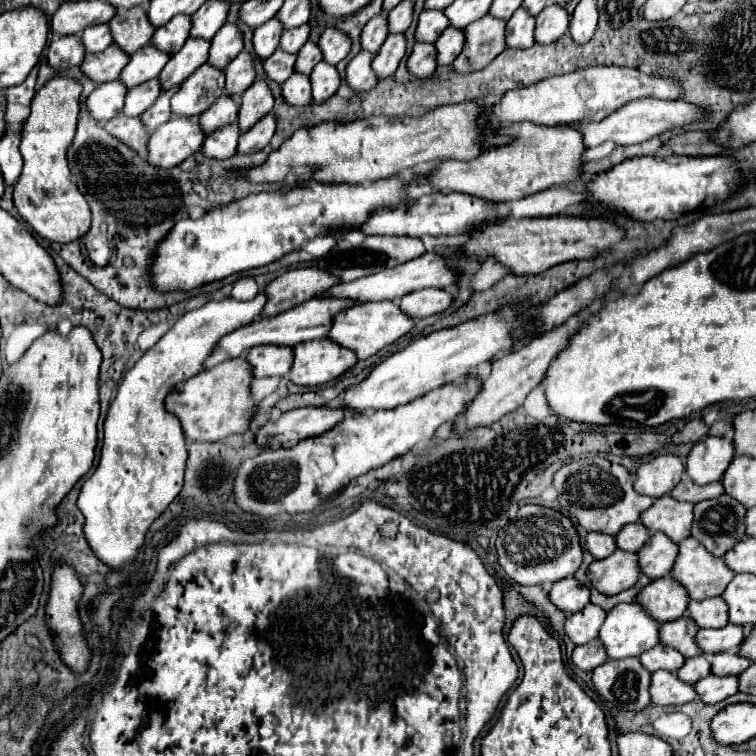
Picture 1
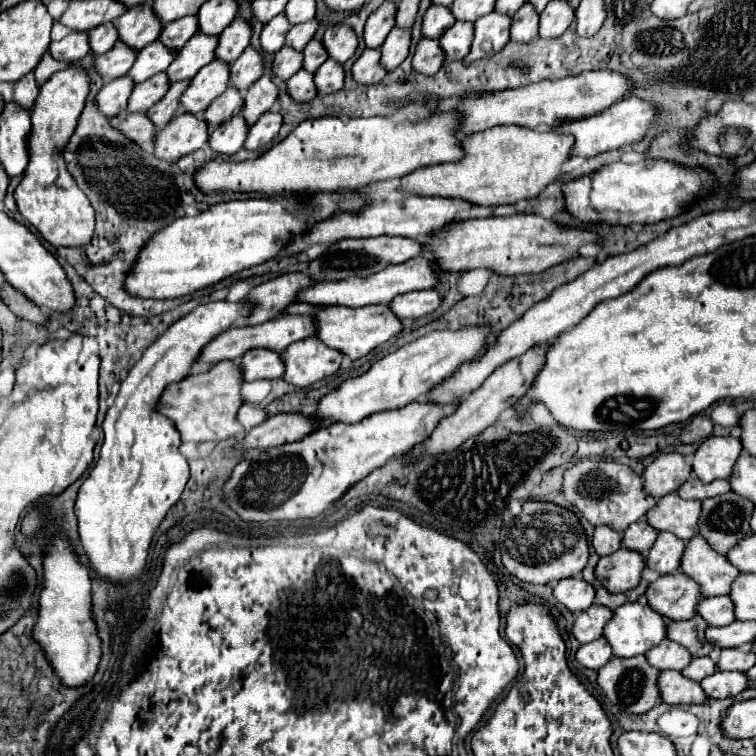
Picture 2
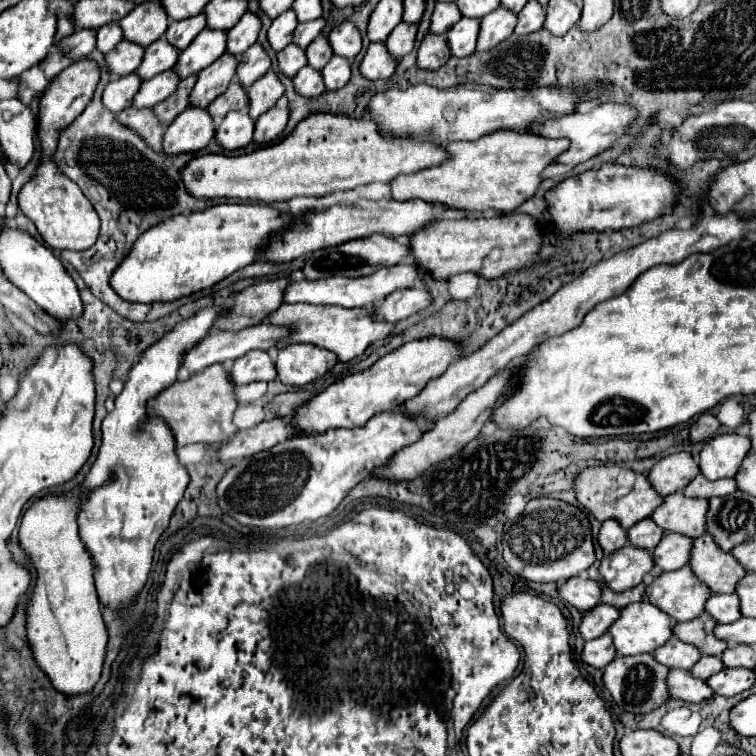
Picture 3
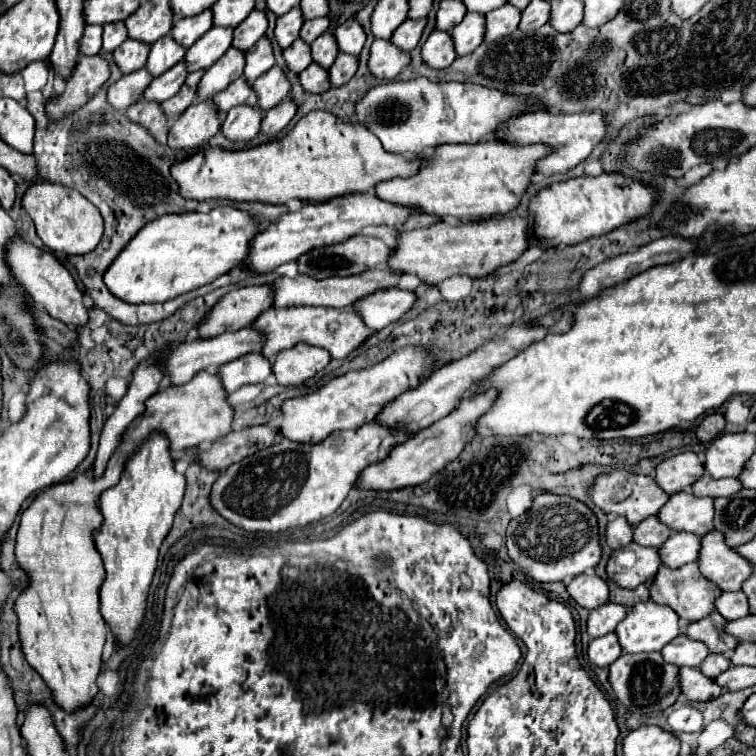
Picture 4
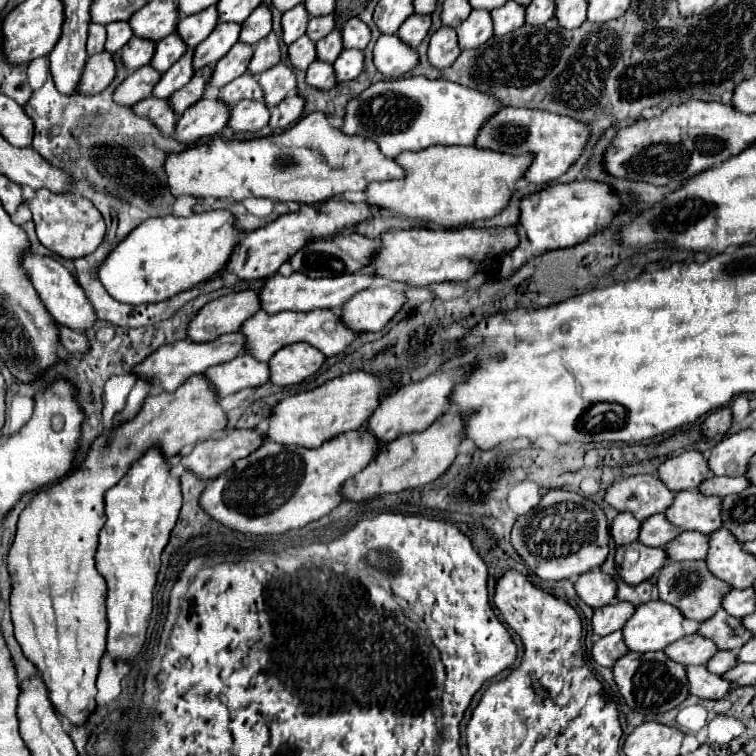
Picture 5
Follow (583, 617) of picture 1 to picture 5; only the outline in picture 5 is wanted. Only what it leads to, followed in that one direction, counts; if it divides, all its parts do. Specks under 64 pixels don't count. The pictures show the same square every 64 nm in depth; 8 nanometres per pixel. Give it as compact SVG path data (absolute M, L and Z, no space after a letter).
M614 602L614 604L594 610L592 634L594 636L608 636L608 634L620 630L626 624L628 616L632 616L632 610L636 610L636 608L626 602Z

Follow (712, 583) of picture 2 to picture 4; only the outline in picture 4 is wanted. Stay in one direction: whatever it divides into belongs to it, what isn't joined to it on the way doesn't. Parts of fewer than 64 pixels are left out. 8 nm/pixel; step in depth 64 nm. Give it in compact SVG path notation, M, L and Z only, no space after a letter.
M712 530L700 540L698 570L706 580L714 582L720 590L738 592L740 584L750 576L754 568L734 548L728 548L724 544L720 532Z

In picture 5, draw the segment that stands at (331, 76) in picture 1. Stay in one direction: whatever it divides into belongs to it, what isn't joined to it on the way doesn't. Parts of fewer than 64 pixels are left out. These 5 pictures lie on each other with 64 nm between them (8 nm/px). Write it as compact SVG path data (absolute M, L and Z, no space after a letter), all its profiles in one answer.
M344 50L344 52L338 56L338 60L334 62L336 82L342 84L342 82L348 82L348 80L354 80L354 78L362 72L362 66L364 66L364 56L362 56L362 52Z

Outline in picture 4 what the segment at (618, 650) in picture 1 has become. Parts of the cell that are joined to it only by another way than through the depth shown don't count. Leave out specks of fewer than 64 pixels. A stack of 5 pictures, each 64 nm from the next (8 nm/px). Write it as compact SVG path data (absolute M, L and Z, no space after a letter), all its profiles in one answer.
M648 600L628 608L626 618L614 632L624 654L638 654L658 652L664 644L680 636L680 626L672 608L664 608Z

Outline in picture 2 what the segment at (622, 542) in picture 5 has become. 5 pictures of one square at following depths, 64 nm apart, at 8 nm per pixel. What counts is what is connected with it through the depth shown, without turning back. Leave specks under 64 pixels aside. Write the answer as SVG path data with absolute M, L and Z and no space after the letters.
M596 528L592 546L598 556L608 556L620 548L620 532L612 532L610 528Z

